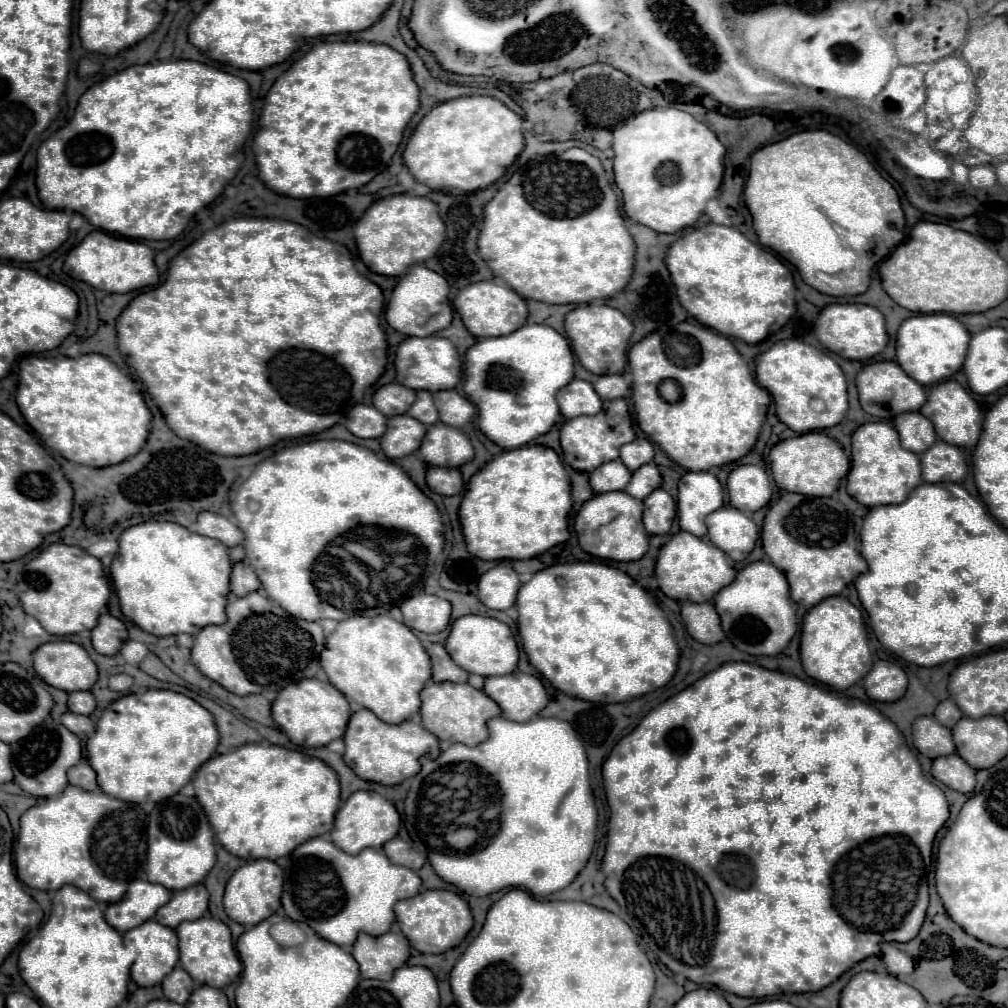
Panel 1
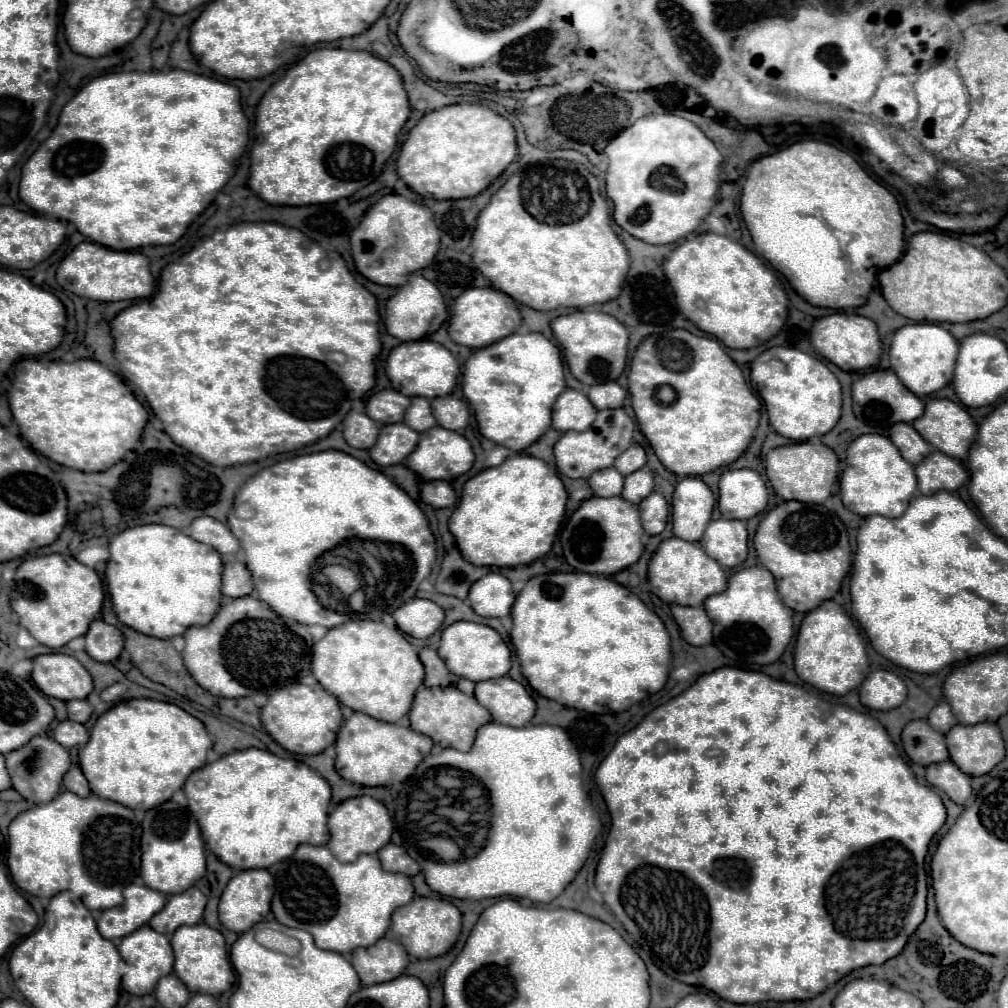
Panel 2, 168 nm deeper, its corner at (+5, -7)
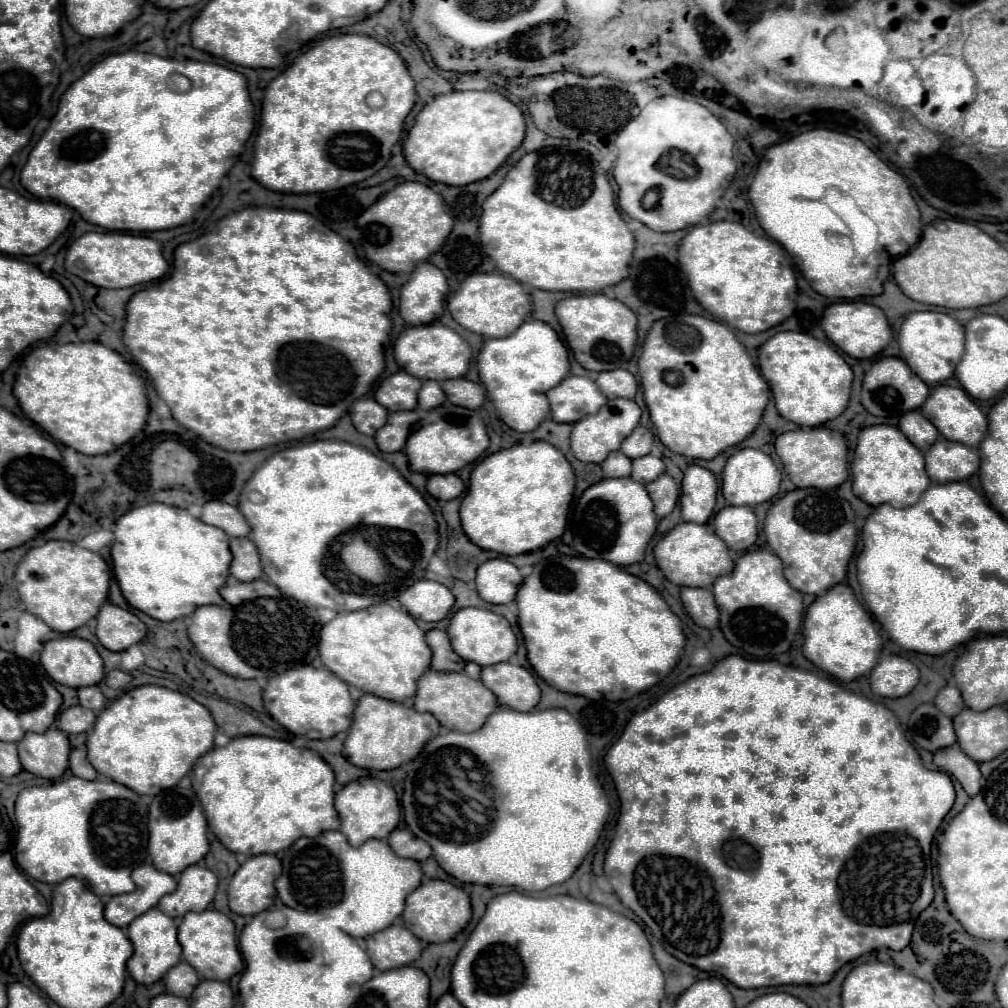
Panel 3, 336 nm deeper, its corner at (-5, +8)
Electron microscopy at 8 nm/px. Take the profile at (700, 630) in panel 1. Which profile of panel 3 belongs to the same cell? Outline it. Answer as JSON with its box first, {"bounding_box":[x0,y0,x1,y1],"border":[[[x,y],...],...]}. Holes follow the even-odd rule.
{"bounding_box":[681,587,719,629],"border":[[[681,587],[681,601],[699,627],[713,629],[719,625],[719,609],[715,605],[711,589]]]}

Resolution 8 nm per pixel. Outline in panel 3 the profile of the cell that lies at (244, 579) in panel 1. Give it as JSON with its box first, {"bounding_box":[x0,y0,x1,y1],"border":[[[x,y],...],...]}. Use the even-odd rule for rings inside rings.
{"bounding_box":[231,537,263,581],"border":[[[243,537],[243,539],[231,539],[231,553],[233,553],[233,561],[231,561],[231,575],[239,581],[255,581],[261,577],[263,569],[261,569],[261,561],[259,561],[259,553],[257,547],[251,539]]]}

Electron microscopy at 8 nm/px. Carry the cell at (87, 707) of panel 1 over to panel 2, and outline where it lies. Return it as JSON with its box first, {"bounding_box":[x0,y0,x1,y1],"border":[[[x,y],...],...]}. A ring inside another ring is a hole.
{"bounding_box":[67,700,93,722],"border":[[[71,700],[71,702],[67,702],[67,712],[69,712],[69,720],[87,722],[93,708],[89,706],[87,700]]]}

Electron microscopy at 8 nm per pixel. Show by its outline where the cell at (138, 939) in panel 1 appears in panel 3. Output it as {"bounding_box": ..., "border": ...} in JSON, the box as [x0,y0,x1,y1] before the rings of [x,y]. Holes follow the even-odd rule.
{"bounding_box":[127,909,181,985],"border":[[[149,909],[147,913],[143,913],[143,917],[137,917],[129,925],[127,935],[135,947],[135,955],[131,955],[131,959],[127,961],[127,969],[129,969],[131,977],[141,985],[151,985],[151,983],[159,981],[173,965],[177,965],[181,961],[181,945],[177,941],[177,925],[171,917],[167,917],[159,909]]]}

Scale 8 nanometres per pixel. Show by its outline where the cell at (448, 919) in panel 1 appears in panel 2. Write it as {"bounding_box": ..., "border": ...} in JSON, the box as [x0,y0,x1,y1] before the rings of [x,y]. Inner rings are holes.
{"bounding_box":[393,898,461,958],"border":[[[415,898],[407,906],[401,906],[393,912],[393,936],[405,946],[405,950],[415,958],[437,958],[445,954],[459,936],[461,930],[461,912],[447,900],[441,898]]]}

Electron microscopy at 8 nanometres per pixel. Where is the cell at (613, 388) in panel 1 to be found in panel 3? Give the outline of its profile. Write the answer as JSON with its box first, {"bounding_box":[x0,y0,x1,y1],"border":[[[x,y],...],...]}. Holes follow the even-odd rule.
{"bounding_box":[597,369,637,399],"border":[[[613,369],[613,371],[599,373],[597,385],[601,393],[607,395],[609,399],[615,399],[615,397],[633,399],[637,391],[637,379],[627,369]]]}

